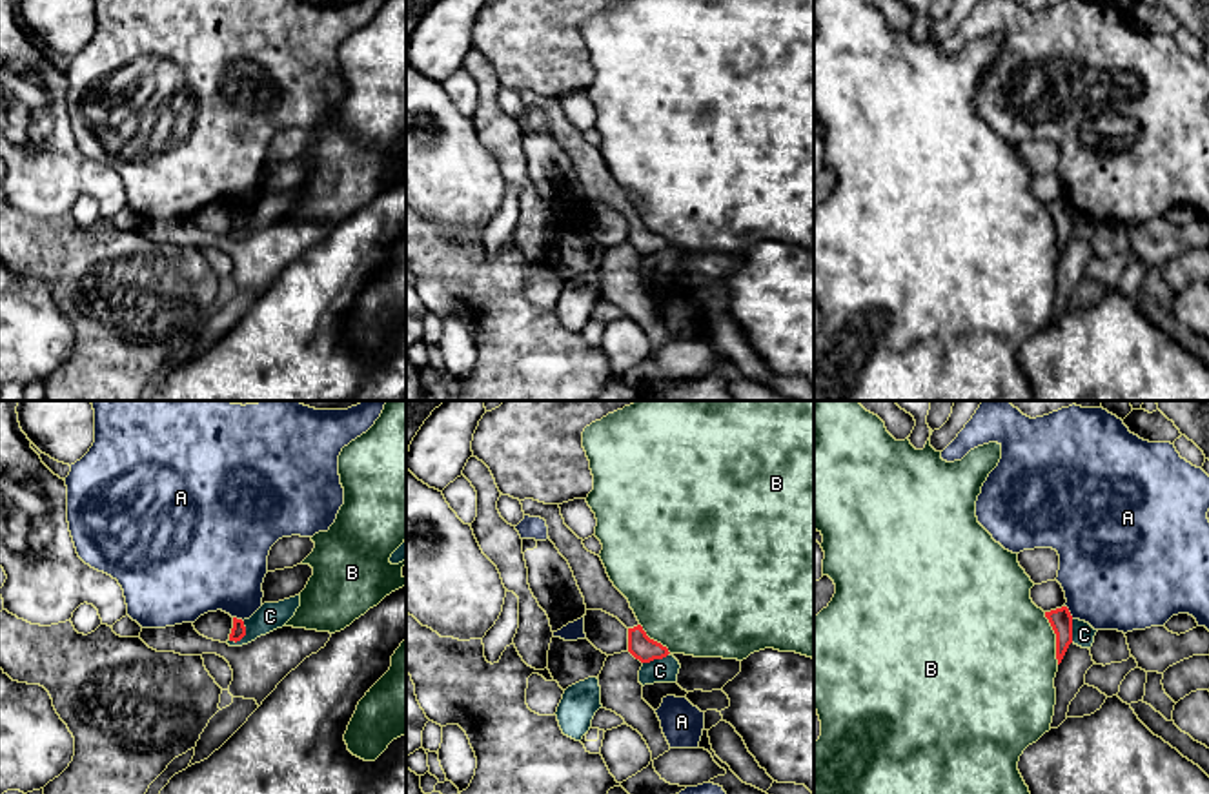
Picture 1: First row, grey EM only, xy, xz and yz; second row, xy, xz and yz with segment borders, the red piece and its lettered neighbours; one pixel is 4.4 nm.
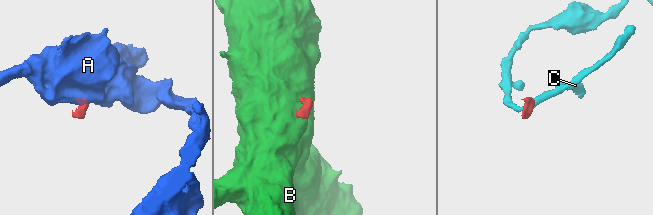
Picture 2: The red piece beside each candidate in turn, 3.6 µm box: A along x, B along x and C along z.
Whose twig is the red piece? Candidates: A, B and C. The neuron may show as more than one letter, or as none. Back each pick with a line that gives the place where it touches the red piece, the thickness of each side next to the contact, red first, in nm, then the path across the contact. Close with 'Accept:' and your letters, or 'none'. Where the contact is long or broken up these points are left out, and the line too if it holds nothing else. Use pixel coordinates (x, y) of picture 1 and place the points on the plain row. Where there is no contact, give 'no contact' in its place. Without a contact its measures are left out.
Accept: none

